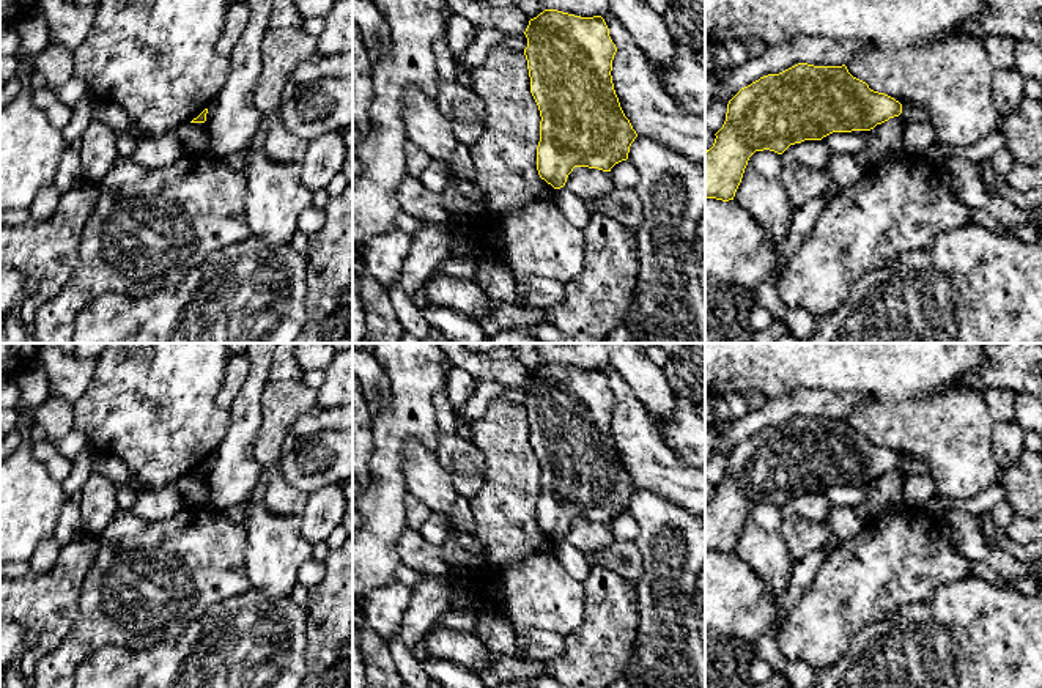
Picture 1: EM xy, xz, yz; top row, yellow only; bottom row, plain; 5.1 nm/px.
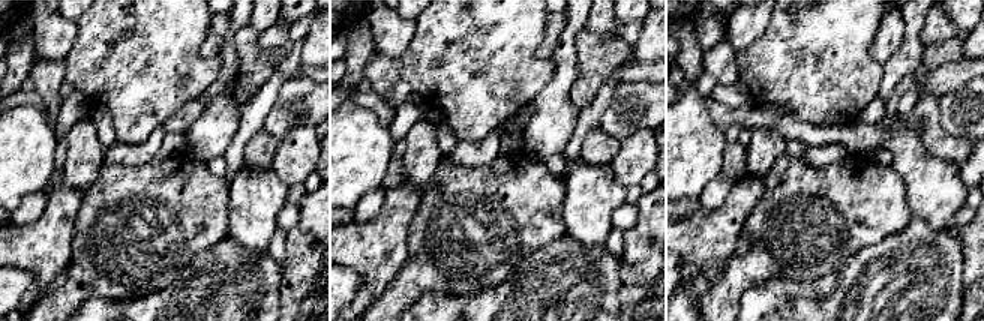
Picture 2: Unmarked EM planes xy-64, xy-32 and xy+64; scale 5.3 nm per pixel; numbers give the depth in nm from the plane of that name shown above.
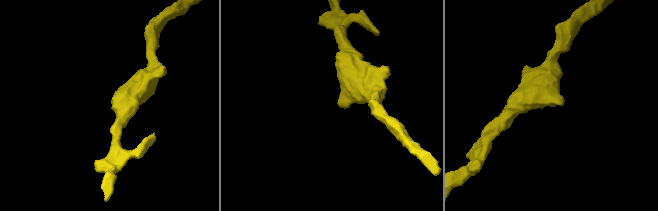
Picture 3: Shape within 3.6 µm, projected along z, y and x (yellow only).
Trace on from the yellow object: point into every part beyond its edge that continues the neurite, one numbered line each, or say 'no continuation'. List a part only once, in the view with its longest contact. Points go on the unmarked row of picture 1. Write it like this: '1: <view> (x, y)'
no continuation

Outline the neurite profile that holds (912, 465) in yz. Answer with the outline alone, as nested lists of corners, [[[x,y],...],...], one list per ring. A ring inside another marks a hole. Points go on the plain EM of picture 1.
[[[902,457],[900,468],[907,474],[930,475],[930,468],[922,457]]]

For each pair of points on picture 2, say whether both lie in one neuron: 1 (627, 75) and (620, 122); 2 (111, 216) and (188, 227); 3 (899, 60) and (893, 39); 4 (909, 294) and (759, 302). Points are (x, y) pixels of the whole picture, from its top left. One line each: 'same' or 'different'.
1: different
2: same
3: different
4: same

